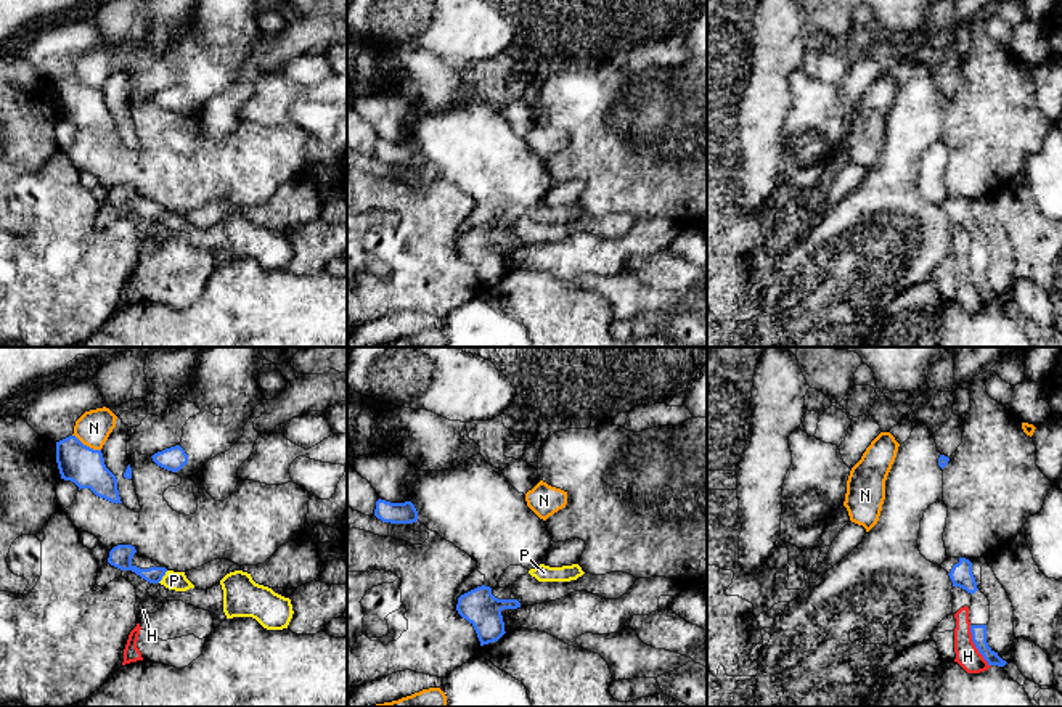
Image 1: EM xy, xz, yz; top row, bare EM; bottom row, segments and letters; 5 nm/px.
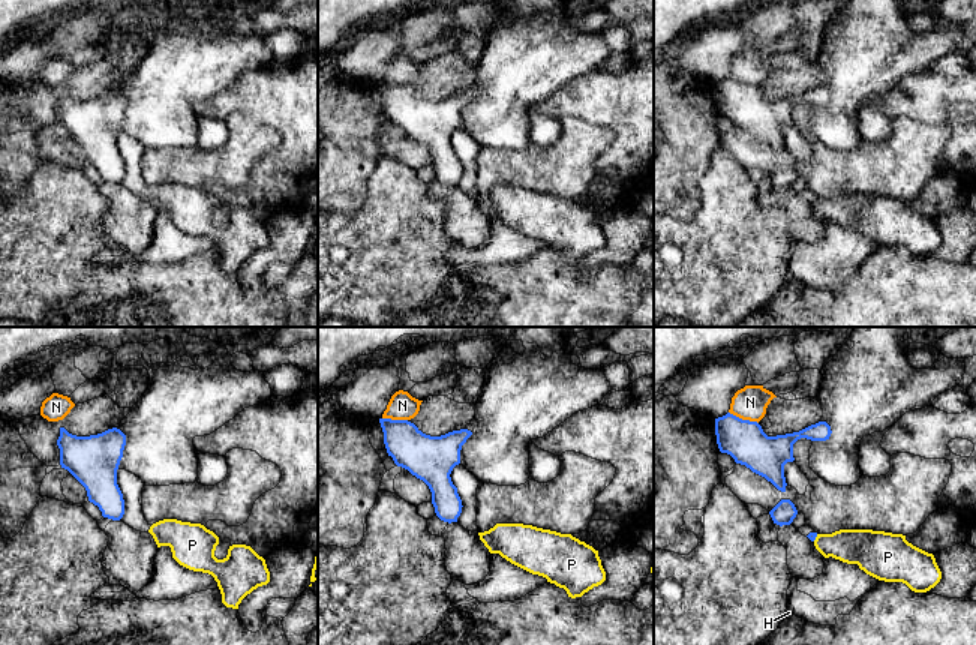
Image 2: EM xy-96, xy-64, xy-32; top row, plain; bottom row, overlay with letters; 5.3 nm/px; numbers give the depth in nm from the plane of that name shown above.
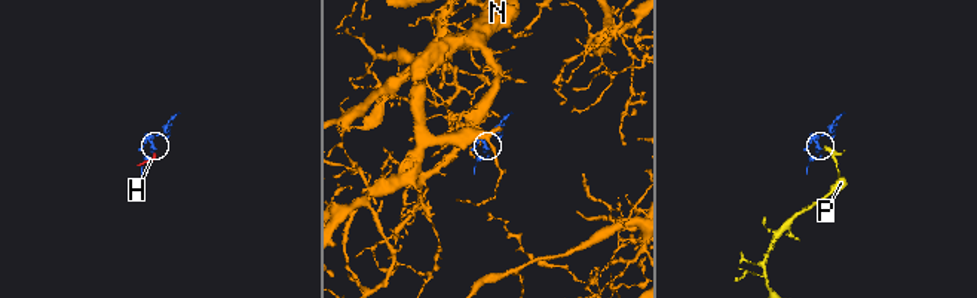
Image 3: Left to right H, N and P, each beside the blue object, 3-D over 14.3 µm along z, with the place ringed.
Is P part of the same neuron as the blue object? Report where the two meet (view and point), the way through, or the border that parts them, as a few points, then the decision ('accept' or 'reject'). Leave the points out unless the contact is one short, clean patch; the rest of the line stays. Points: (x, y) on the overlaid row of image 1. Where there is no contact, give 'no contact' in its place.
contact xy (163, 576); border xy (167, 571), (158, 582); reject

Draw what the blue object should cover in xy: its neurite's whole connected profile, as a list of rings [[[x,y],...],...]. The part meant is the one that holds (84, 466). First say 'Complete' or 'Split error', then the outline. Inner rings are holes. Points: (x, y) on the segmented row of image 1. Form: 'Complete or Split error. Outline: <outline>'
Complete. Outline: [[[69,435],[56,442],[56,463],[61,479],[74,482],[79,490],[90,488],[100,498],[122,503],[117,479],[106,468],[101,450],[93,450],[76,435]]]

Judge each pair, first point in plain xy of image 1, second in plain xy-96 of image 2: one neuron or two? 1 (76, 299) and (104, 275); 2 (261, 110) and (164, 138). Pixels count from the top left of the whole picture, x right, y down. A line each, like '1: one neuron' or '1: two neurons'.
1: two neurons
2: two neurons

